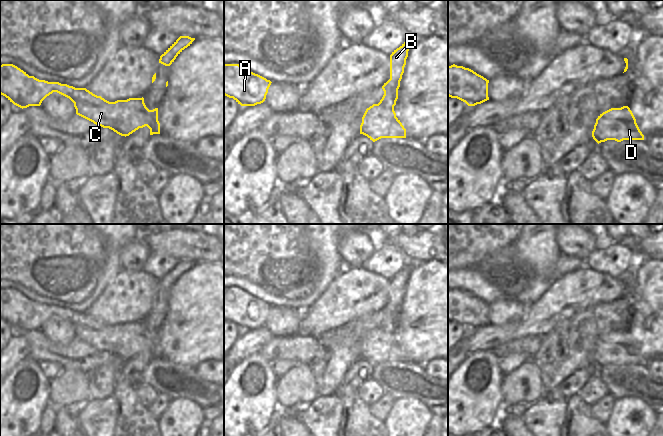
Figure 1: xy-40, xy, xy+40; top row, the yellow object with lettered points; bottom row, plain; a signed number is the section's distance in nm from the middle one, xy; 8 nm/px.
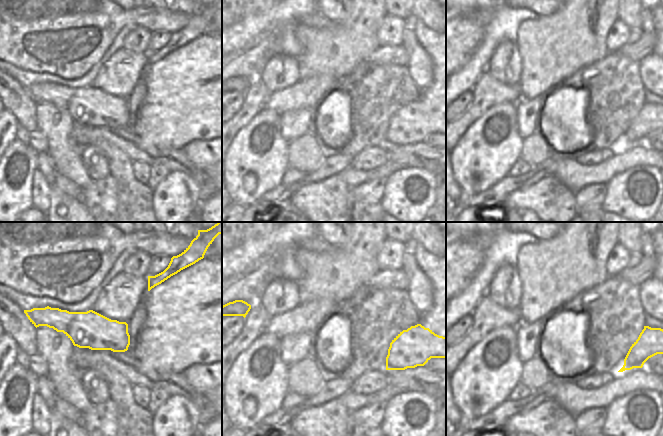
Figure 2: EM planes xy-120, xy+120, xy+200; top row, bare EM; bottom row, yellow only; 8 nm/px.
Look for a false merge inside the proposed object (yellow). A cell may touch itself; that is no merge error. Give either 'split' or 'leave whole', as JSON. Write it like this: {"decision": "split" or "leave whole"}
{"decision": "split"}

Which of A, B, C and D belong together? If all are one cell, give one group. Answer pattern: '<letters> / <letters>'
A C D / B

